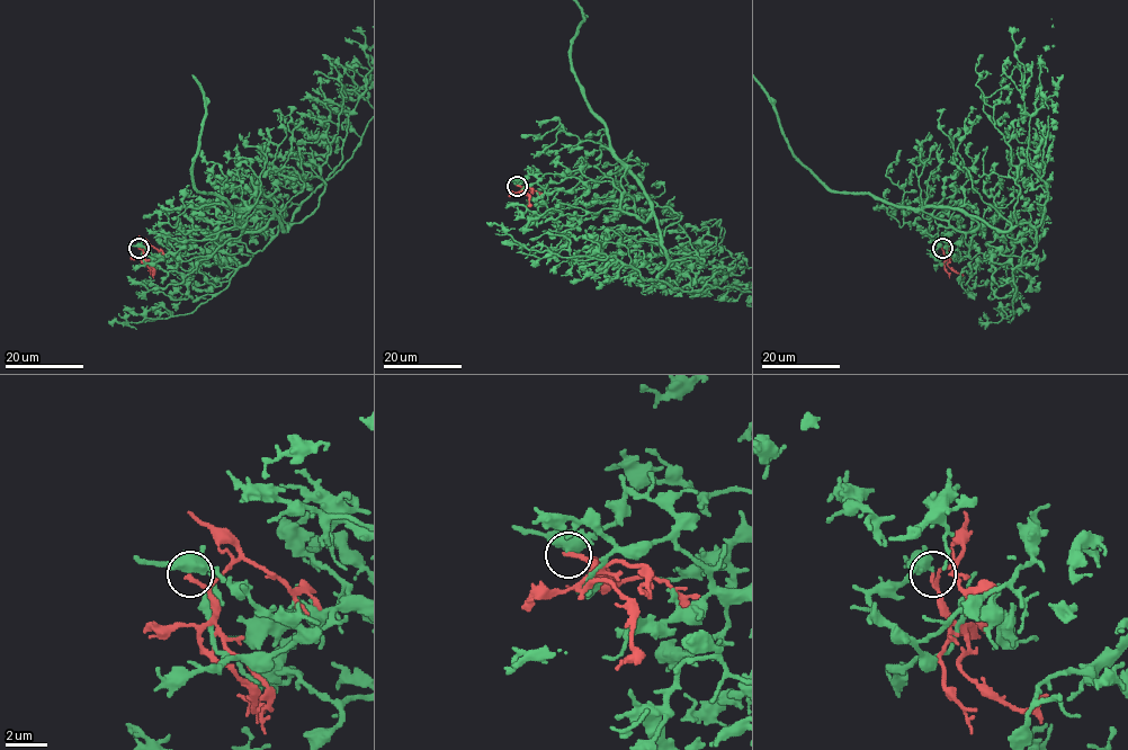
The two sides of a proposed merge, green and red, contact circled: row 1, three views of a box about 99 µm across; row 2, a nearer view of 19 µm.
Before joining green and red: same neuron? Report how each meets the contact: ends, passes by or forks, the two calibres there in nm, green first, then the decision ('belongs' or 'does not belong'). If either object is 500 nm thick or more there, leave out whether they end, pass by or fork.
550 nm thick on the green side, 200 nm on the other; does not belong

